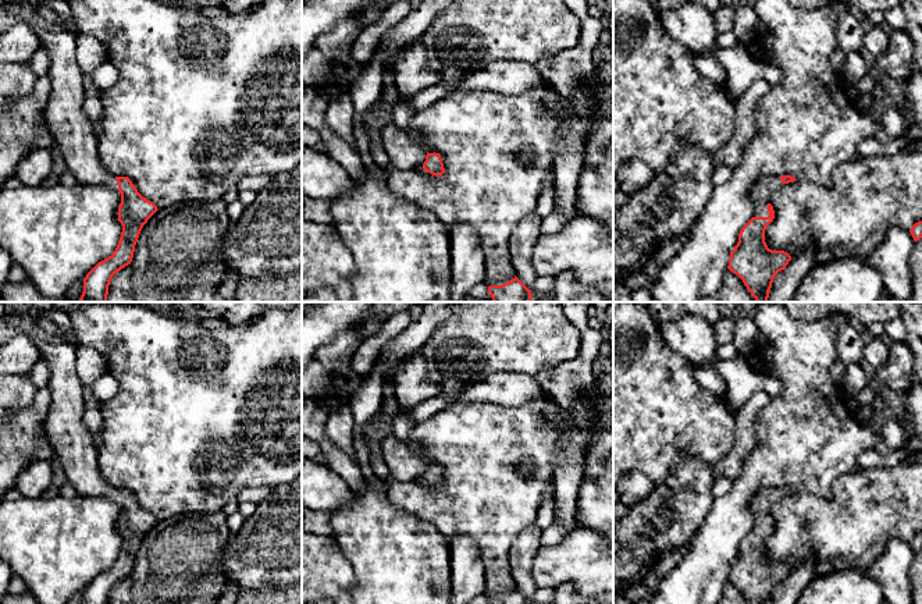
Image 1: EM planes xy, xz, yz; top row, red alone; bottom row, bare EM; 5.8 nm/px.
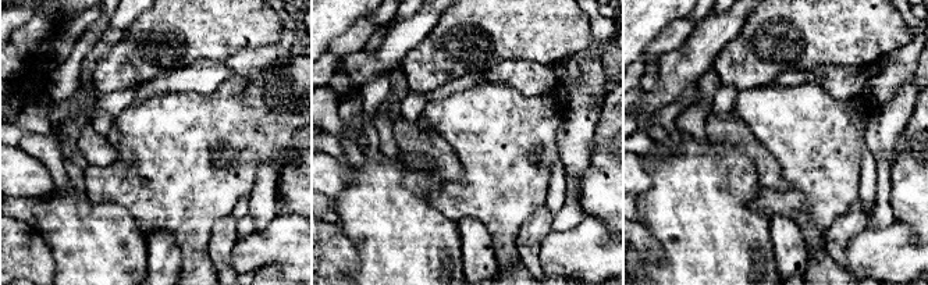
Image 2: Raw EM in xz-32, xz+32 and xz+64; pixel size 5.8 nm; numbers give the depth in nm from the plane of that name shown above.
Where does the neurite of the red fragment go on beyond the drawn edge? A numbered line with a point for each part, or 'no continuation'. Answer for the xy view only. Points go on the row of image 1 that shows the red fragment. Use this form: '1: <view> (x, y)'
1: xy (64, 116)

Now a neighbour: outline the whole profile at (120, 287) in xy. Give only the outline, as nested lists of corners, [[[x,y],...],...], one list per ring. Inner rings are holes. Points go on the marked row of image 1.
[[[128,264],[113,276],[107,302],[135,302],[131,289],[131,264]]]

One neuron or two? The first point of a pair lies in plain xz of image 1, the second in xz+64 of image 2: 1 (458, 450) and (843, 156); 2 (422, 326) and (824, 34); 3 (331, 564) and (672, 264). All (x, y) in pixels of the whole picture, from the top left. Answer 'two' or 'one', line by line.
1: one
2: two
3: two

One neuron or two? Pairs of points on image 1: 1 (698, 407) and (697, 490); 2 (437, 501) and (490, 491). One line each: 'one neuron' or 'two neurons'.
1: two neurons
2: one neuron

